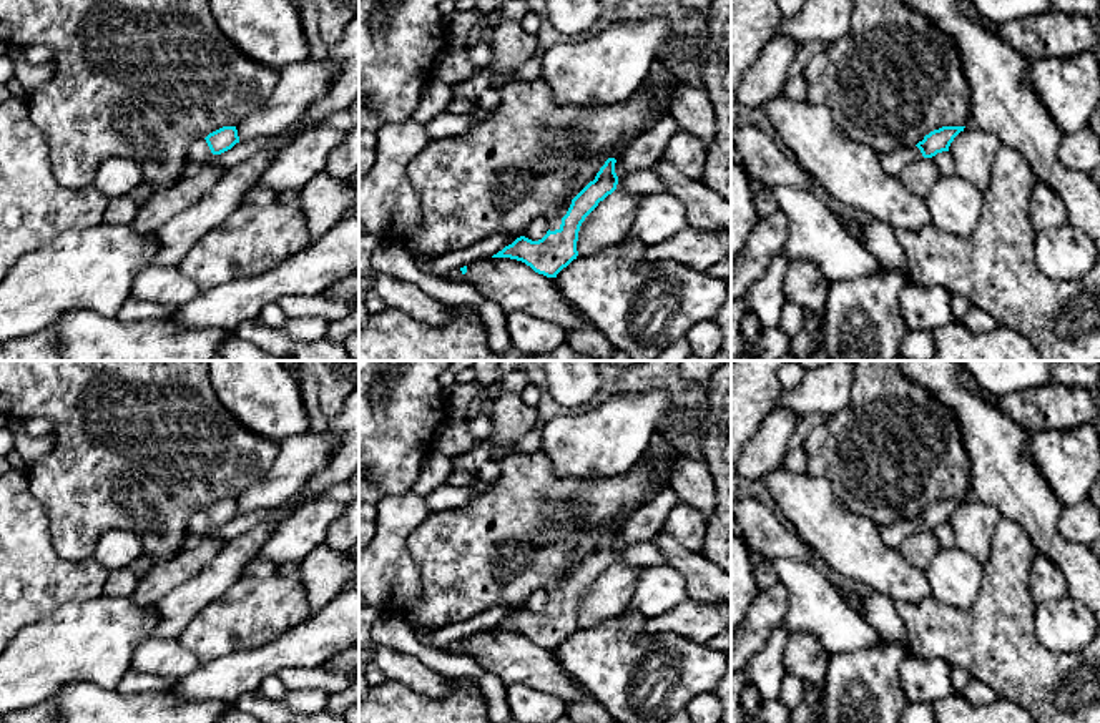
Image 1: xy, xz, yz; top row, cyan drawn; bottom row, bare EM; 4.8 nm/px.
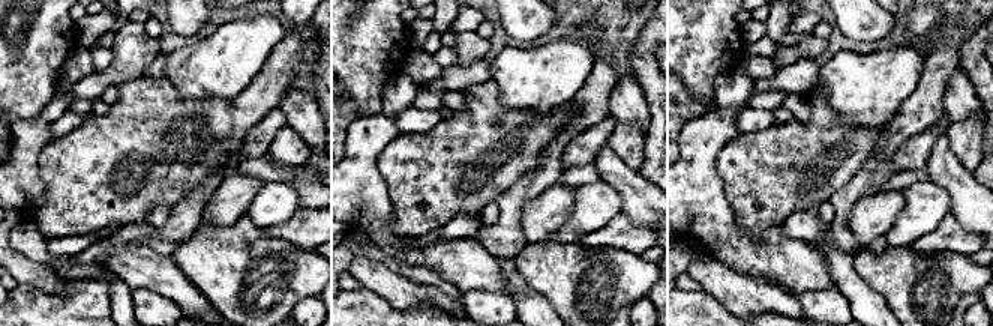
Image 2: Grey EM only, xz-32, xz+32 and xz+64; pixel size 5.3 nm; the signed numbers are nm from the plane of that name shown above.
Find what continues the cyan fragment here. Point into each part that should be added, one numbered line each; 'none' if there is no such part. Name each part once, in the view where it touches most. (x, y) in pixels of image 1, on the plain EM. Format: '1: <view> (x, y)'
1: xz (554, 592)

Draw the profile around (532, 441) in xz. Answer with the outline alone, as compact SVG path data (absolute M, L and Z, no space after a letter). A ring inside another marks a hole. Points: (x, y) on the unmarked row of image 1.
M542 427L532 429L528 434L520 437L512 445L495 445L492 447L490 457L492 460L498 462L500 459L510 455L510 454L528 454L542 450Z

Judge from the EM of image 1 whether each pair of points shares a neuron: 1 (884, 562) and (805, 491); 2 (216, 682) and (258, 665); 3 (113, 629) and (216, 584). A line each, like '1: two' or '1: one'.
1: one
2: one
3: two

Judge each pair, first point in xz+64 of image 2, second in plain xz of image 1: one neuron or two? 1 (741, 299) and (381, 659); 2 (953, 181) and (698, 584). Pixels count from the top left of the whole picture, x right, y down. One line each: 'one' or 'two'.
1: one
2: one

